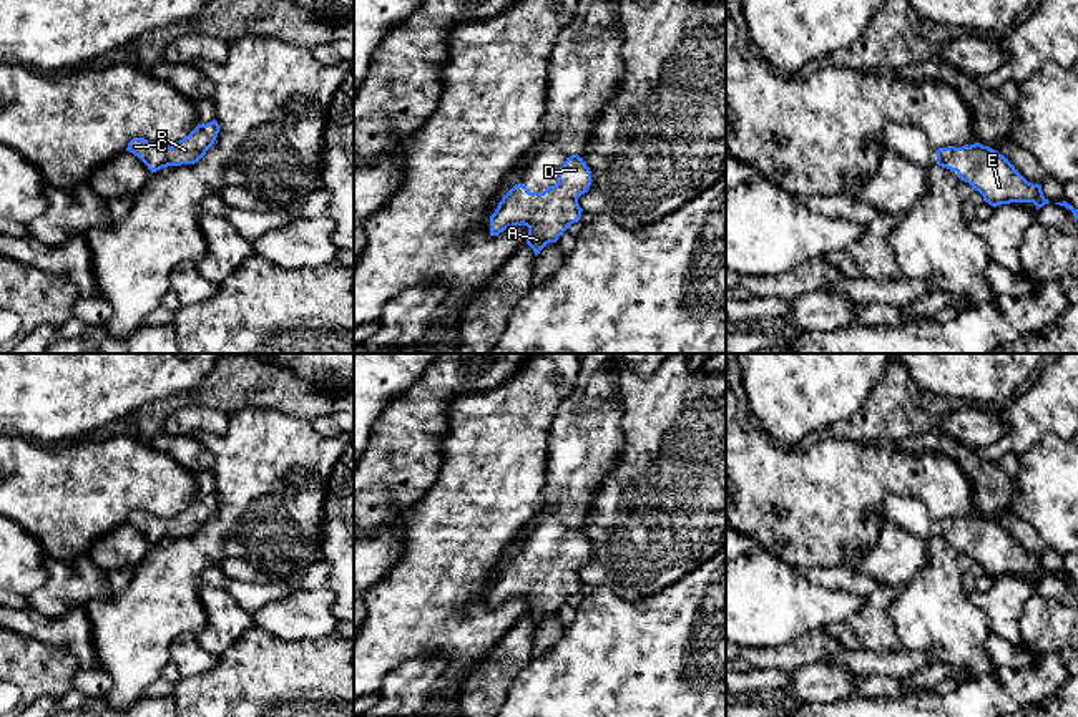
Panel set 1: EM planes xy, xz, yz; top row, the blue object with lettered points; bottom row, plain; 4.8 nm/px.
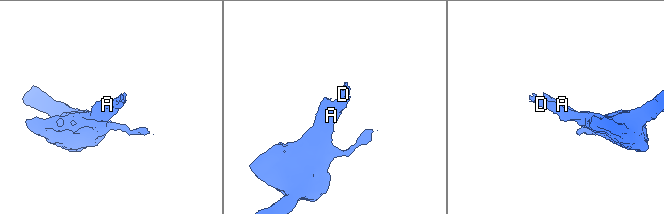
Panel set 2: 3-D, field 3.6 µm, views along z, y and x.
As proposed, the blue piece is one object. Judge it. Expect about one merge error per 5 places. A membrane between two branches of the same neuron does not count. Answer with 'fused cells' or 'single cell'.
single cell

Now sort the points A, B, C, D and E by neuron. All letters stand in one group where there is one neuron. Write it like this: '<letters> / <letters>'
A B C D E

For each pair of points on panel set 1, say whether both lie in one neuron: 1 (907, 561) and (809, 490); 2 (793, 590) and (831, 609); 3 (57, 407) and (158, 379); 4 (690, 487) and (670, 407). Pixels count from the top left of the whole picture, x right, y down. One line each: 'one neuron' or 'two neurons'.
1: two neurons
2: one neuron
3: one neuron
4: one neuron

